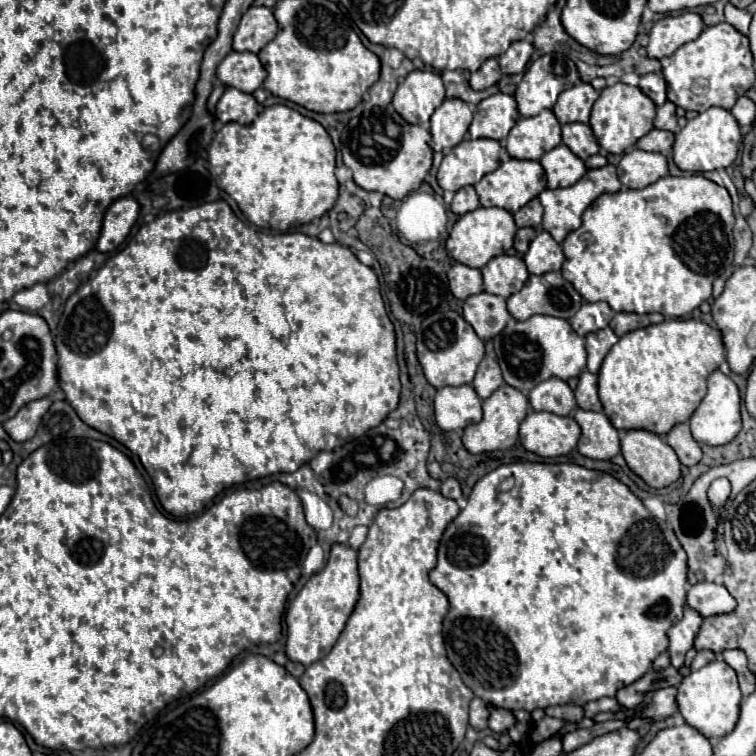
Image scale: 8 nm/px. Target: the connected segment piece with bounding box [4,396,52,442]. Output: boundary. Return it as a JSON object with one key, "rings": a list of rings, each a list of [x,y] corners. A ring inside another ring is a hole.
{"rings":[[[46,396],[46,398],[40,398],[40,400],[34,400],[34,402],[28,402],[26,406],[22,406],[18,410],[18,414],[10,420],[4,422],[4,430],[16,440],[16,442],[26,442],[30,440],[34,434],[36,434],[36,428],[42,420],[42,416],[46,414],[46,410],[50,408],[52,404],[52,398]]]}

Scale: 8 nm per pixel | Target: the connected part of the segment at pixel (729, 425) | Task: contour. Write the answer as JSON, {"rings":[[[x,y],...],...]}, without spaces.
{"rings":[[[714,370],[708,376],[708,394],[700,402],[700,406],[694,410],[690,416],[690,430],[692,436],[698,444],[708,444],[708,446],[724,446],[730,440],[734,440],[742,428],[742,418],[740,418],[740,392],[734,380],[720,370]]]}

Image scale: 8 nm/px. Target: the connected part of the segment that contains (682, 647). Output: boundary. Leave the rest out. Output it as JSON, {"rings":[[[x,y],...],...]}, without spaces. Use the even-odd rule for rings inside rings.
{"rings":[[[686,608],[682,620],[678,620],[668,630],[668,640],[670,640],[668,652],[670,652],[670,658],[672,658],[672,666],[676,666],[676,668],[684,666],[684,656],[694,646],[694,636],[698,634],[702,620],[704,618],[696,610]]]}

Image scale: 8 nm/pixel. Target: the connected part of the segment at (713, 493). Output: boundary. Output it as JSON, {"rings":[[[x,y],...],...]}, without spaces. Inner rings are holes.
{"rings":[[[718,478],[716,482],[712,482],[710,486],[710,500],[714,502],[716,508],[722,508],[722,504],[726,502],[730,494],[730,482],[726,478]]]}

